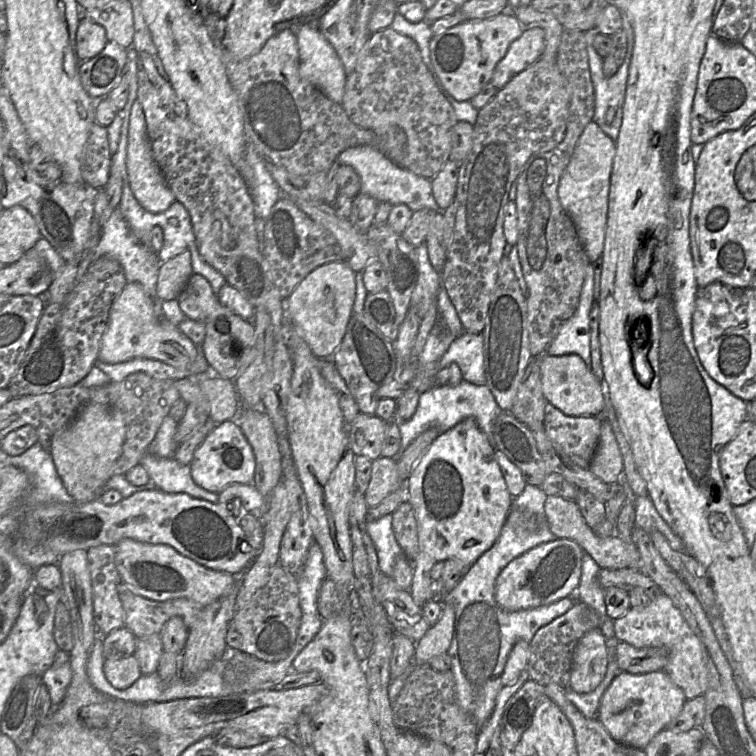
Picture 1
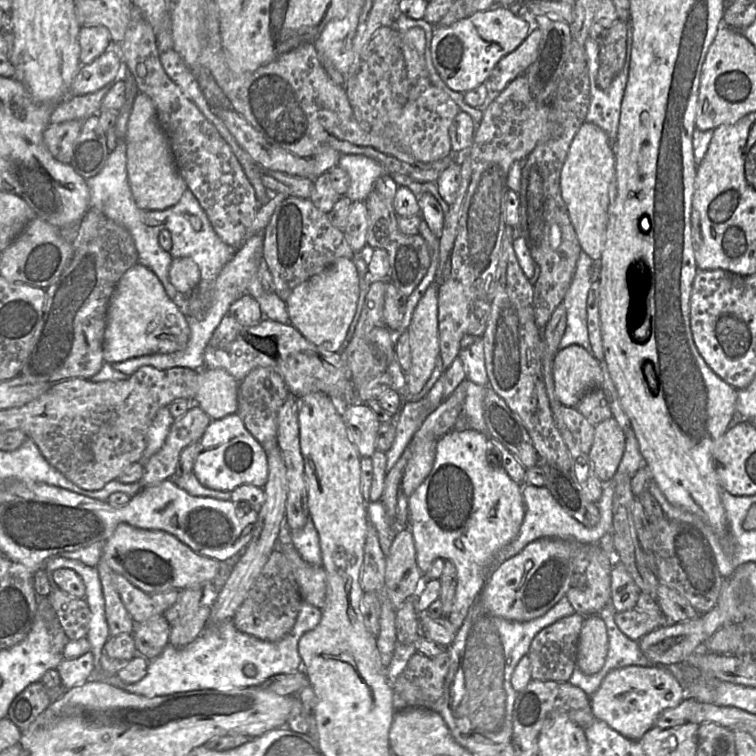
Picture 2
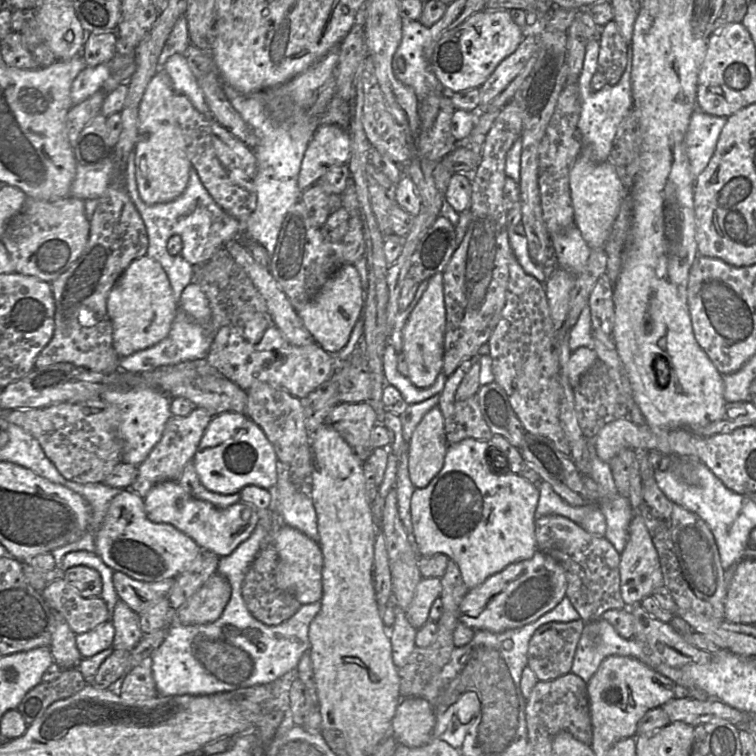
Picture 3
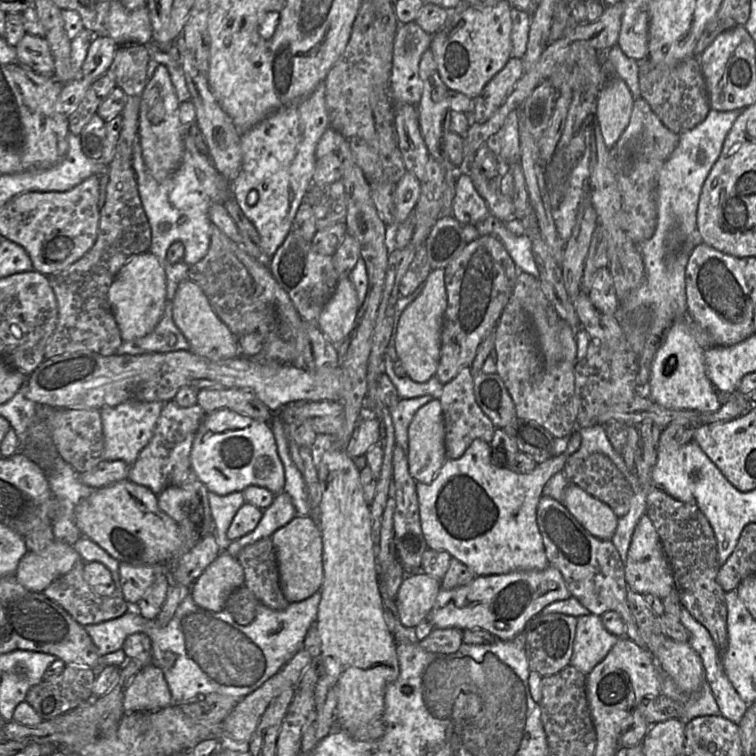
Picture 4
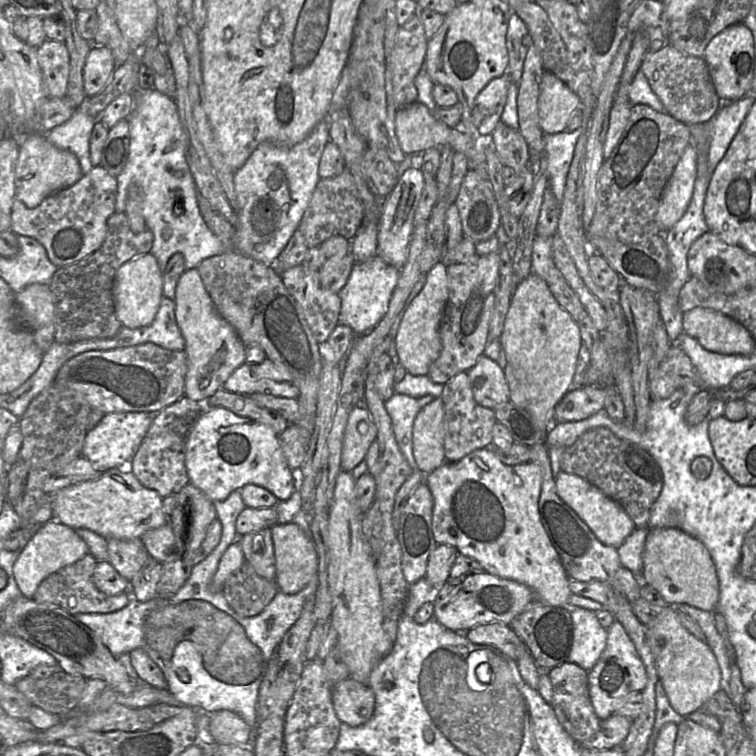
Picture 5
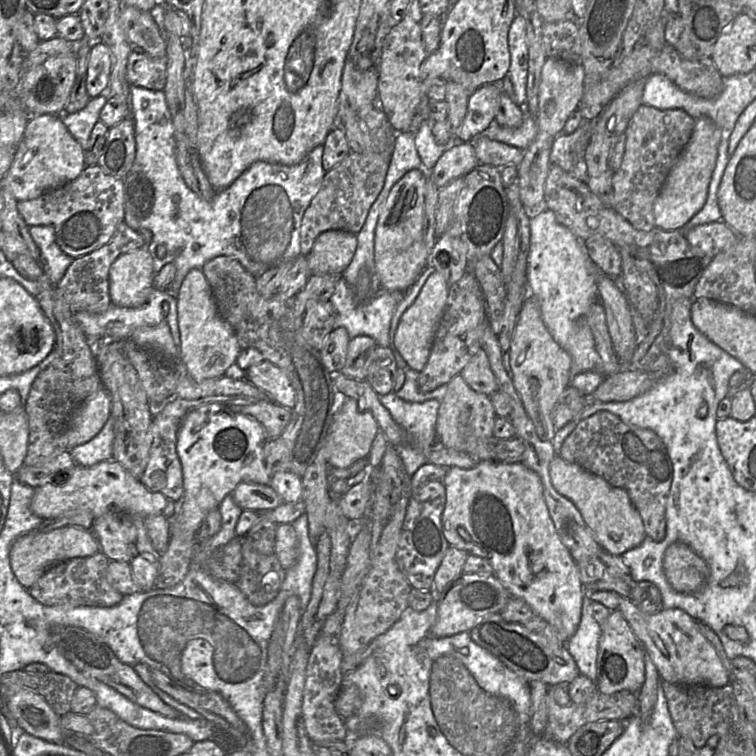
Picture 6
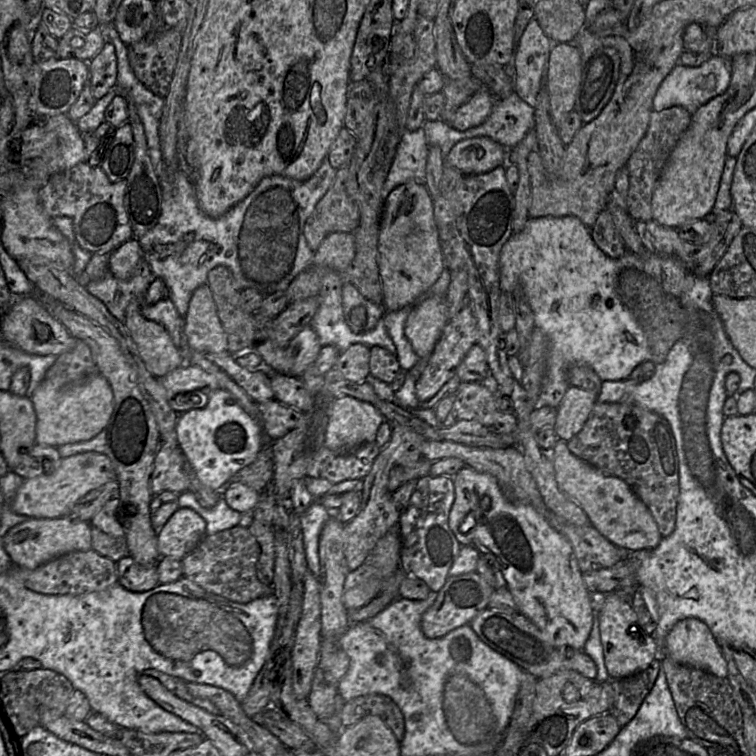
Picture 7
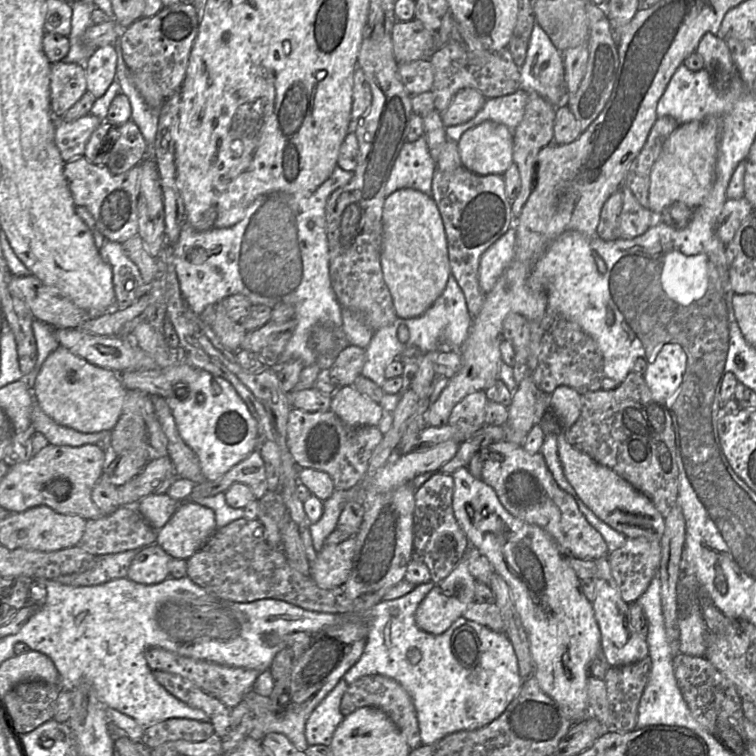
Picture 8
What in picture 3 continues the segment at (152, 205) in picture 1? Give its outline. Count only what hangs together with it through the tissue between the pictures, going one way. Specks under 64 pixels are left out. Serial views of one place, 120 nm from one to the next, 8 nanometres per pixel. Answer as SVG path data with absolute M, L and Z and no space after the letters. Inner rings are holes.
M158 69L149 81L139 104L138 133L134 148L135 178L138 194L148 205L175 200L185 190L191 163L185 141L173 111L175 90L169 75Z

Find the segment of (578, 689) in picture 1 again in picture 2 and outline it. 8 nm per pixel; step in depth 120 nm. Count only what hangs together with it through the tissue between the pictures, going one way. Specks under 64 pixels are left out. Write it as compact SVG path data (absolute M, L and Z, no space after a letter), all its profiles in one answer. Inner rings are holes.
M599 615L585 619L580 631L576 665L585 675L599 672L608 653L606 625Z

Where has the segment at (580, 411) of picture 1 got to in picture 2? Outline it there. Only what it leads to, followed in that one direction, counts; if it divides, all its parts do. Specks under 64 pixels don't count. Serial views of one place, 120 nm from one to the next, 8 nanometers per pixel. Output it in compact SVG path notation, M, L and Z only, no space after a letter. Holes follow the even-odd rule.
M570 345L557 352L553 378L555 395L566 407L576 407L588 391L601 388L603 382L599 361L579 345Z

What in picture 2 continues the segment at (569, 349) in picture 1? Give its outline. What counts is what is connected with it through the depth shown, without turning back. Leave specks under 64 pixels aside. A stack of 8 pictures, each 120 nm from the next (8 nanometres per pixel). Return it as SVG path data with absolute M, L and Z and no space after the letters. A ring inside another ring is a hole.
M582 250L570 287L563 300L567 314L567 325L559 343L560 350L570 345L579 345L592 353L587 328L587 299L592 285L590 275L592 265L593 260Z

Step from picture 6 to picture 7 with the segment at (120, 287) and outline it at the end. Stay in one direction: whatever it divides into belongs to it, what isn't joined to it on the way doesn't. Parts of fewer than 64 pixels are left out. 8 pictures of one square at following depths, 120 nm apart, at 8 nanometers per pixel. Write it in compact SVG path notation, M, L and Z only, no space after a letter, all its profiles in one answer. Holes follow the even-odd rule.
M132 237L111 252L109 270L119 280L130 279L144 260L144 250L138 240Z

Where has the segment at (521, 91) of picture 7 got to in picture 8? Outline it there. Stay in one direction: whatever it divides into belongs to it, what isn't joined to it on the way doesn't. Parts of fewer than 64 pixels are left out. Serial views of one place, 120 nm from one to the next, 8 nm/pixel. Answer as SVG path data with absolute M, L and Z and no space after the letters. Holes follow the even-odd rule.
M537 23L531 33L525 62L520 68L520 82L520 89L528 94L535 92L556 107L568 96L563 54Z

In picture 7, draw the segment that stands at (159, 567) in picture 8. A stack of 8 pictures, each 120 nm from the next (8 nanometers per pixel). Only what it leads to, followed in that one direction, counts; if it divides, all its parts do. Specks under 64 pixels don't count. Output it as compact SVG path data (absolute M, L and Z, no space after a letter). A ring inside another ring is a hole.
M129 555L116 563L118 582L132 592L144 592L159 584L157 566L143 566Z

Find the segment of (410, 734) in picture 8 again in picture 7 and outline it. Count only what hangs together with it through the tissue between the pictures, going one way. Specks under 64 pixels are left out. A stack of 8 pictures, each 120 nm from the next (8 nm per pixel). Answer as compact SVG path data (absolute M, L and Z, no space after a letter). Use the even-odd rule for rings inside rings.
M368 694L344 703L340 710L343 727L354 725L368 715L379 716L401 741L405 734L405 720L399 706L388 696Z

